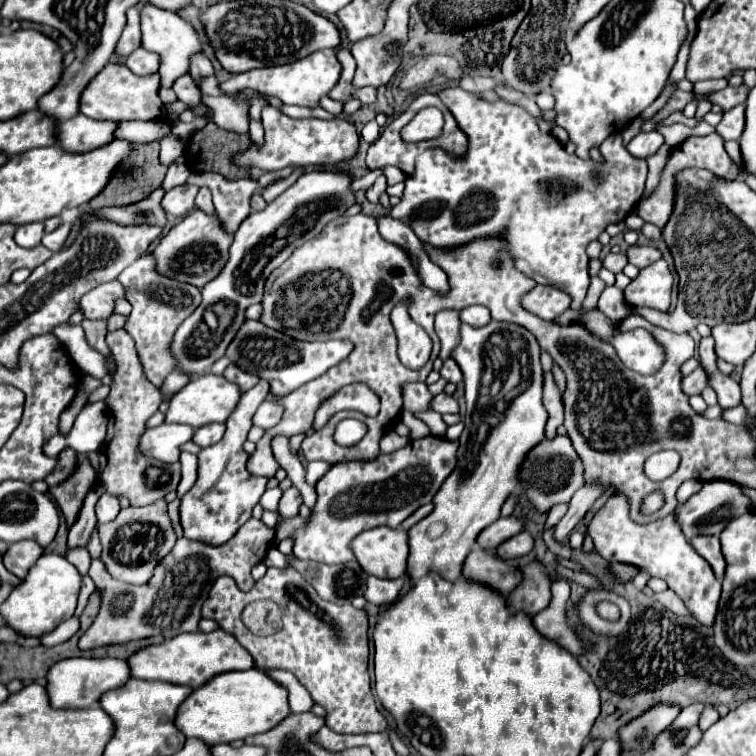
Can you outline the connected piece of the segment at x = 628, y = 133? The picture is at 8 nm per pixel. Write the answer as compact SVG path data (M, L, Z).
M638 116L636 119L633 119L632 122L628 123L624 129L622 129L621 135L624 146L626 146L632 140L632 138L634 138L641 131L643 123L643 119Z

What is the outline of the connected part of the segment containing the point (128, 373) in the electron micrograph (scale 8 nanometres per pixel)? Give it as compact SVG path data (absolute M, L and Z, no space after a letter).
M116 329L106 335L106 343L116 359L116 371L110 393L104 399L108 409L108 433L104 439L104 445L98 449L100 455L100 483L110 495L124 495L128 497L132 507L150 505L152 501L158 501L166 497L172 489L180 483L180 463L166 465L162 461L152 461L152 457L144 457L140 453L140 437L146 431L146 421L158 411L158 405L162 403L160 393L150 381L146 381L142 363L136 357L134 341L128 335L126 329Z

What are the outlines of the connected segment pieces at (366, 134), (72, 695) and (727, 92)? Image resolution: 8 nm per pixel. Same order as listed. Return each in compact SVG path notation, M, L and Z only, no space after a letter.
M372 120L368 122L361 131L361 136L368 143L373 143L376 139L378 139L381 133L381 128L376 122L376 120Z
M102 657L102 659L64 659L56 663L50 673L48 673L48 693L50 693L50 703L52 707L66 709L66 707L76 707L76 709L88 709L98 705L100 697L110 691L118 689L120 685L126 685L130 679L128 671L128 661L122 659L112 659L112 657Z
M742 83L740 87L726 87L718 93L710 93L710 95L694 95L694 99L708 99L712 105L720 105L722 111L728 111L740 103L744 103L748 97L748 87Z

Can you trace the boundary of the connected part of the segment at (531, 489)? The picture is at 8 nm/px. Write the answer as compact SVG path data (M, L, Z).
M558 435L552 441L544 439L540 445L536 445L520 467L520 483L522 483L522 493L542 513L550 511L558 503L568 503L572 495L584 485L584 467L570 439Z

